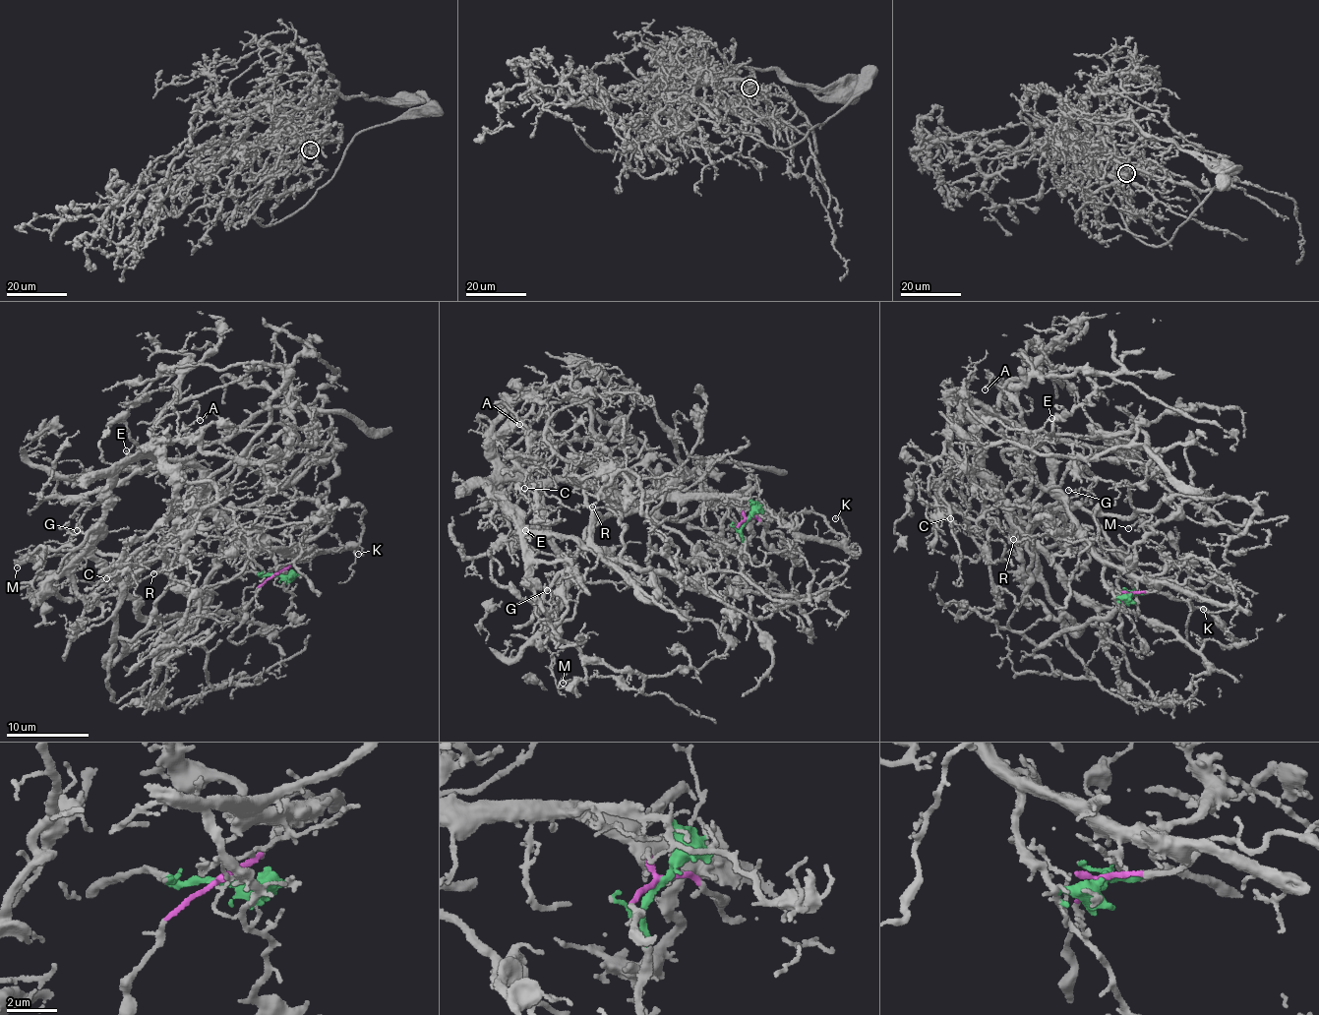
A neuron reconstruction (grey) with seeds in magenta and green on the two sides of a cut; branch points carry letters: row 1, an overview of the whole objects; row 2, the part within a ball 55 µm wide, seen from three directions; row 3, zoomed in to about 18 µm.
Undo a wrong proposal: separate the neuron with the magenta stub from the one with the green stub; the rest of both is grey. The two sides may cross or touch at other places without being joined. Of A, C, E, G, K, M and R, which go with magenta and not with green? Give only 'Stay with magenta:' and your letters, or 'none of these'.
Stay with magenta: G

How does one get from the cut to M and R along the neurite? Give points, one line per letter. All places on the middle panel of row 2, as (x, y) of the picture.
M: (747, 519), (736, 497), (490, 484), (522, 519), (550, 627), (635, 672), (642, 692), (611, 676), (563, 683)
R: (747, 519), (751, 503), (736, 497), (531, 485), (493, 444), (530, 427), (597, 489), (592, 507)

